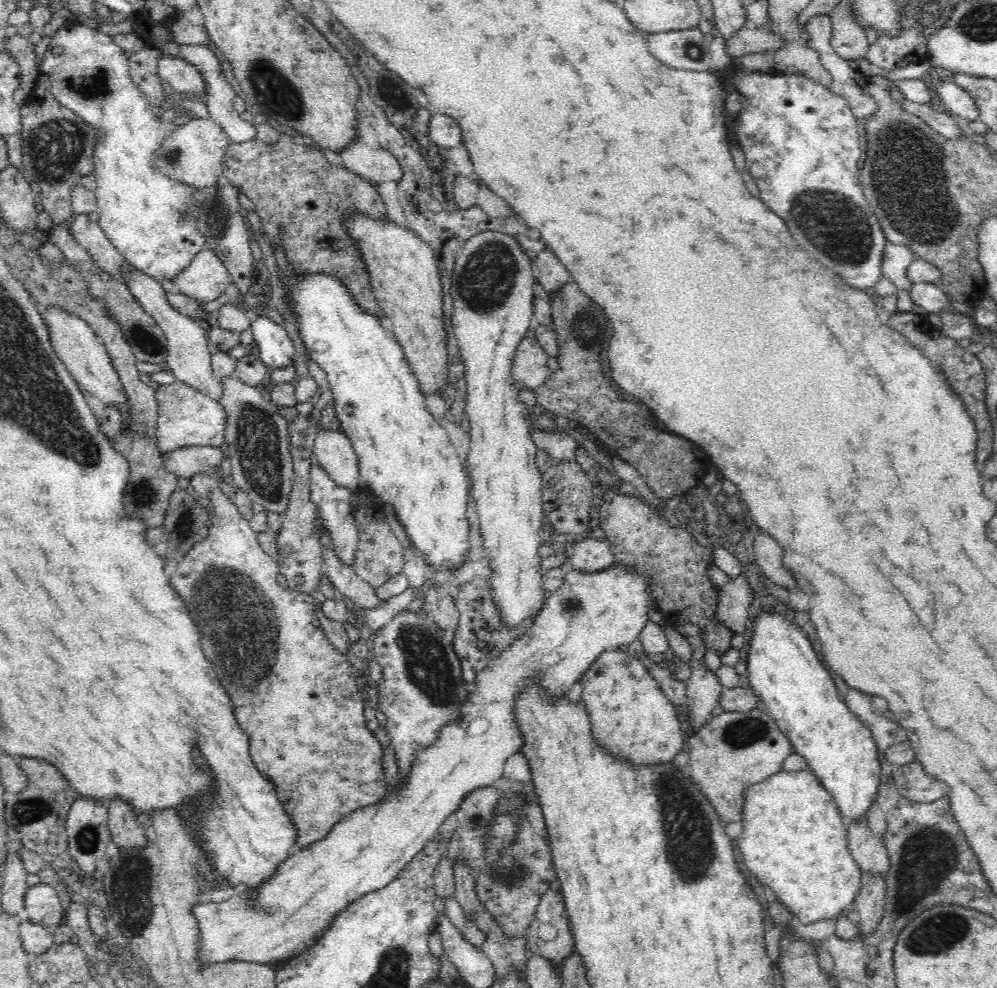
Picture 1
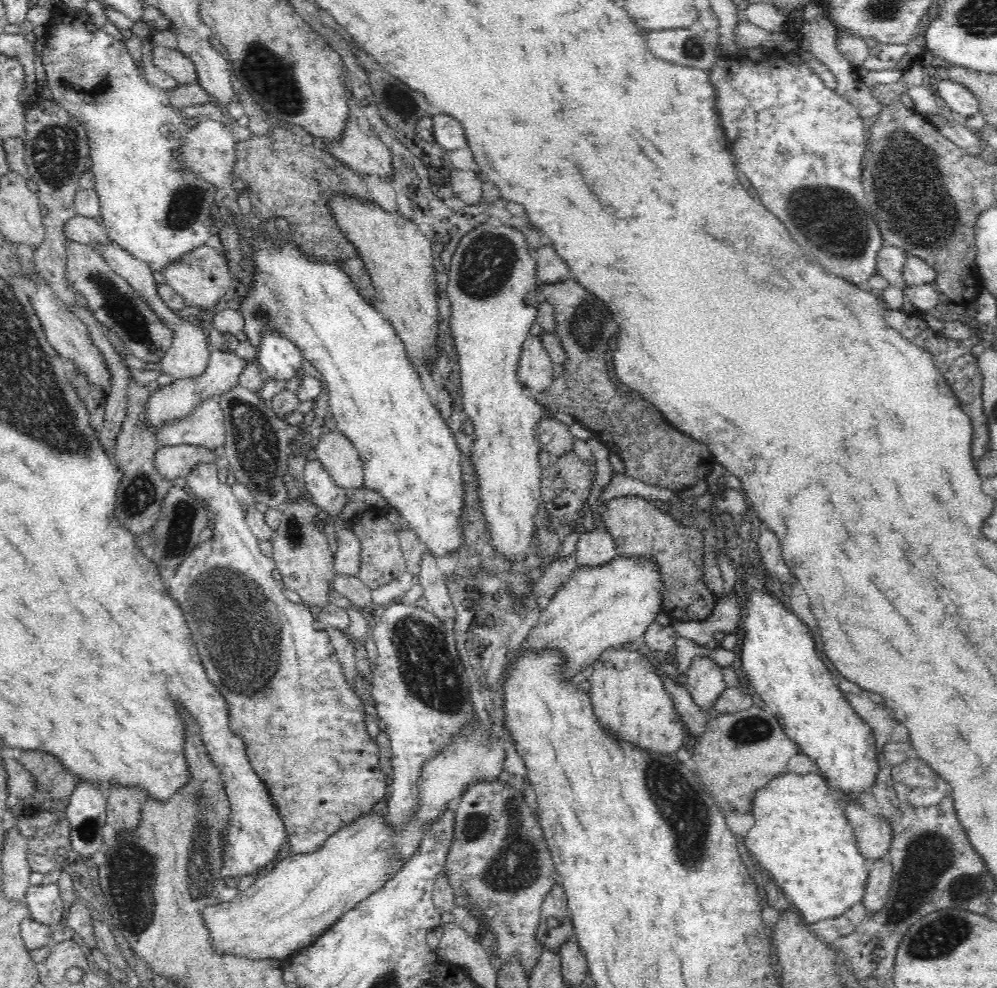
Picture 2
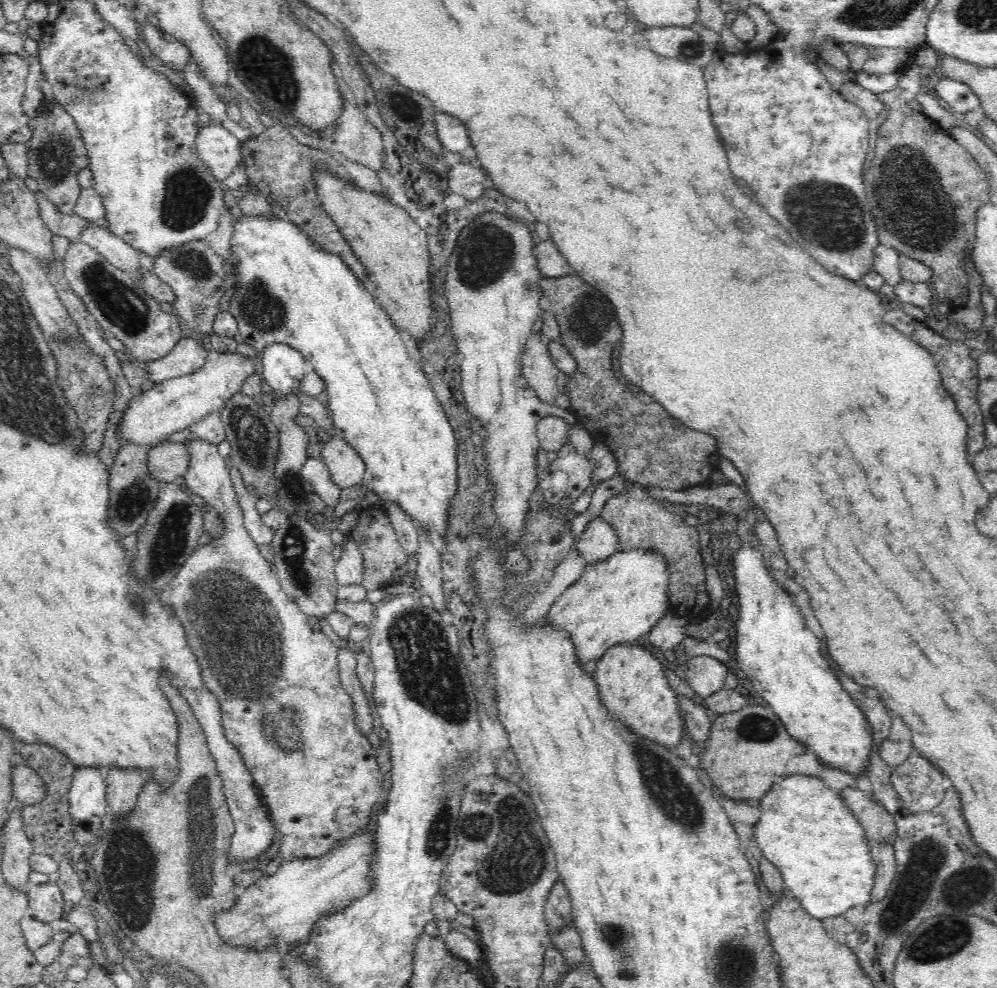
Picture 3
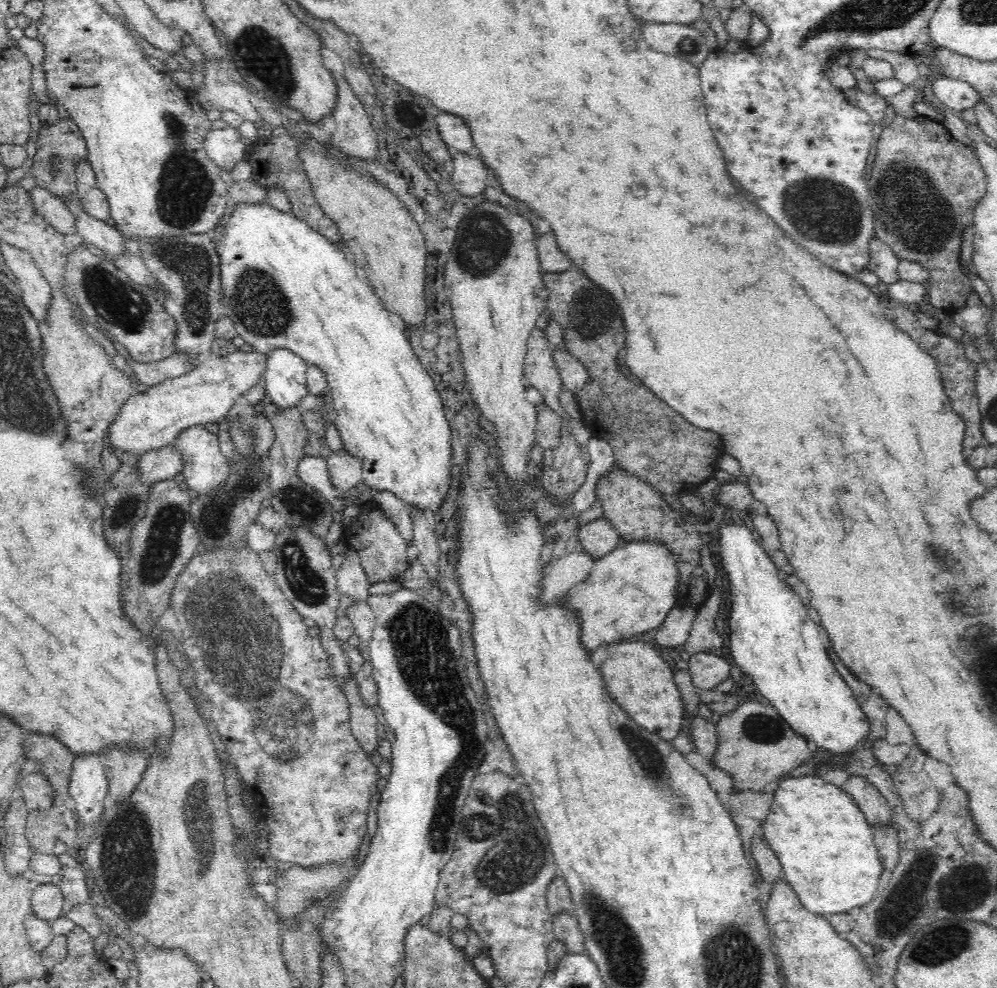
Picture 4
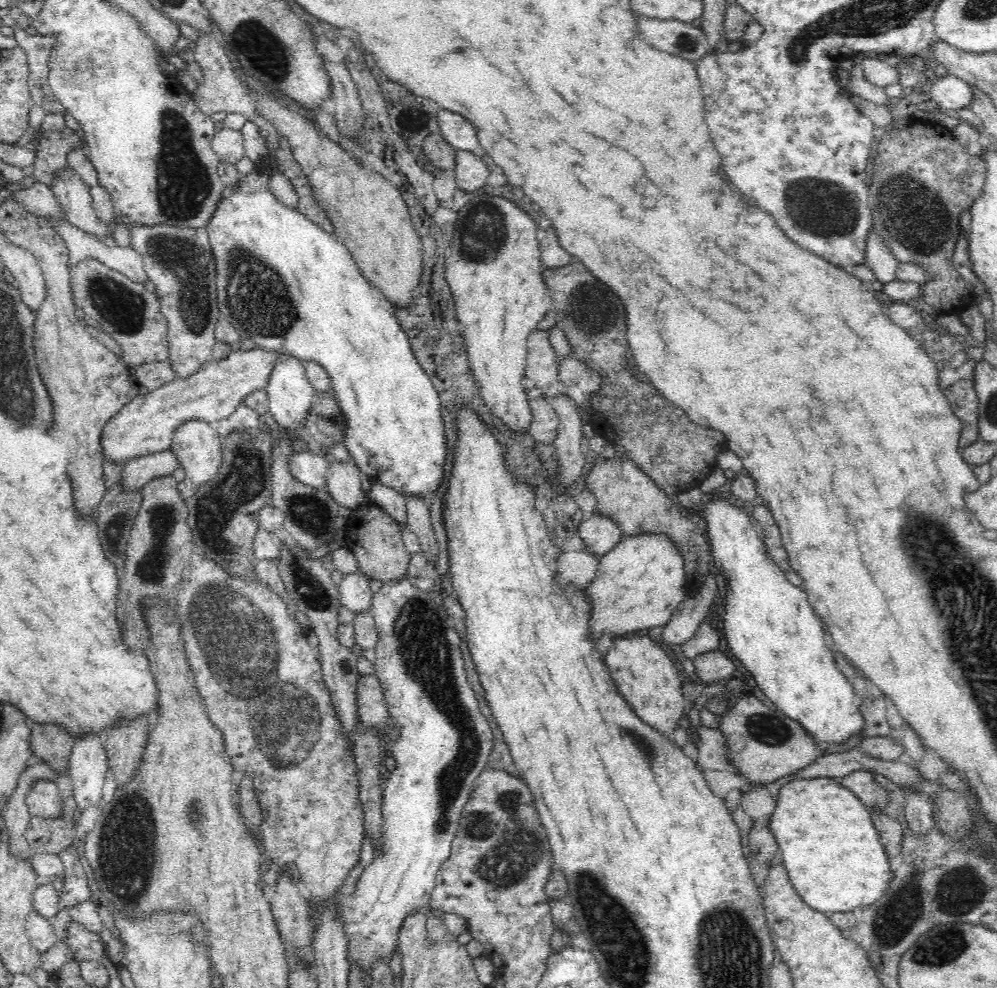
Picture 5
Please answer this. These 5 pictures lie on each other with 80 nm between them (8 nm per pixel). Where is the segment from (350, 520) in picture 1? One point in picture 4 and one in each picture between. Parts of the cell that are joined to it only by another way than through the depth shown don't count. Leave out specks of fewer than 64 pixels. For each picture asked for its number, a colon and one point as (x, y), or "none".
2: (330, 498)
3: (349, 571)
4: (352, 581)

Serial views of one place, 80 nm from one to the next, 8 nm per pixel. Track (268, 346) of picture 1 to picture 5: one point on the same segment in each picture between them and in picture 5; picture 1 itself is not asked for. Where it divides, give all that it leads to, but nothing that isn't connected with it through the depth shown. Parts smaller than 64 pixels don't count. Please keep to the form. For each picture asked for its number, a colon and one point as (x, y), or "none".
2: (281, 359)
3: (283, 368)
4: (285, 379)
5: (290, 395)

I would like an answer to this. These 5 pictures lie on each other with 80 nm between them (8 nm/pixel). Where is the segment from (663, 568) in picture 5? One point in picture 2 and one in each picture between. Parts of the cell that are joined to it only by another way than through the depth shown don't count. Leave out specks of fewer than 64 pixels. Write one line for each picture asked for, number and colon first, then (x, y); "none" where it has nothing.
2: (603, 606)
3: (619, 599)
4: (632, 589)

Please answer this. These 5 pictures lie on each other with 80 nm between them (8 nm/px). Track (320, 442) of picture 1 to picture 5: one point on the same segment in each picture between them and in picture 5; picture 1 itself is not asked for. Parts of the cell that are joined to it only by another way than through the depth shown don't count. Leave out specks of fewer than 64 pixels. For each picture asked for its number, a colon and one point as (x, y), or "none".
2: (340, 457)
3: (346, 467)
4: (345, 471)
5: (342, 479)

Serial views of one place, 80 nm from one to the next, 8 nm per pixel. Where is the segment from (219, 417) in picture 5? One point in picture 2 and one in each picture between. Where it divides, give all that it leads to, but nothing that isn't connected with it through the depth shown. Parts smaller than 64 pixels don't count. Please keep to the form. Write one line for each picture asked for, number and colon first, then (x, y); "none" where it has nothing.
2: (174, 402)
3: (150, 418)
4: (149, 421)

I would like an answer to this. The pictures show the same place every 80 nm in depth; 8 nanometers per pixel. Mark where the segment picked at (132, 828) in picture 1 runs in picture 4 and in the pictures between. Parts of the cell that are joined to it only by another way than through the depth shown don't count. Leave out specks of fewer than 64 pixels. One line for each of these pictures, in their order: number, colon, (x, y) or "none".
2: (123, 806)
3: (122, 789)
4: (124, 771)

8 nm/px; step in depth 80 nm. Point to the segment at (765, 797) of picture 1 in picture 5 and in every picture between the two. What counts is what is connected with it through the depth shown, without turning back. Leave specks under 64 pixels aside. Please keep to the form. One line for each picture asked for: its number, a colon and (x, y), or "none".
2: (800, 827)
3: (806, 830)
4: (826, 846)
5: (830, 845)

